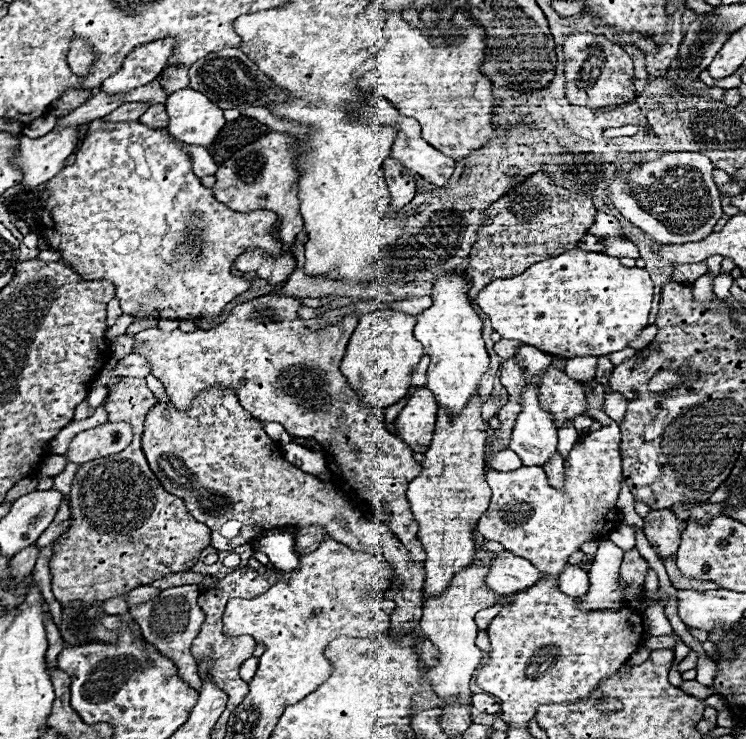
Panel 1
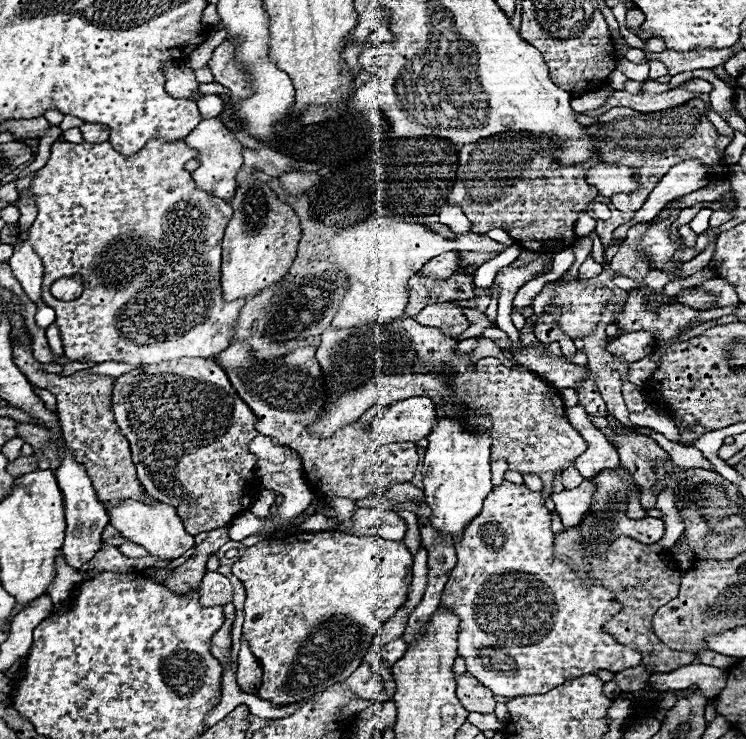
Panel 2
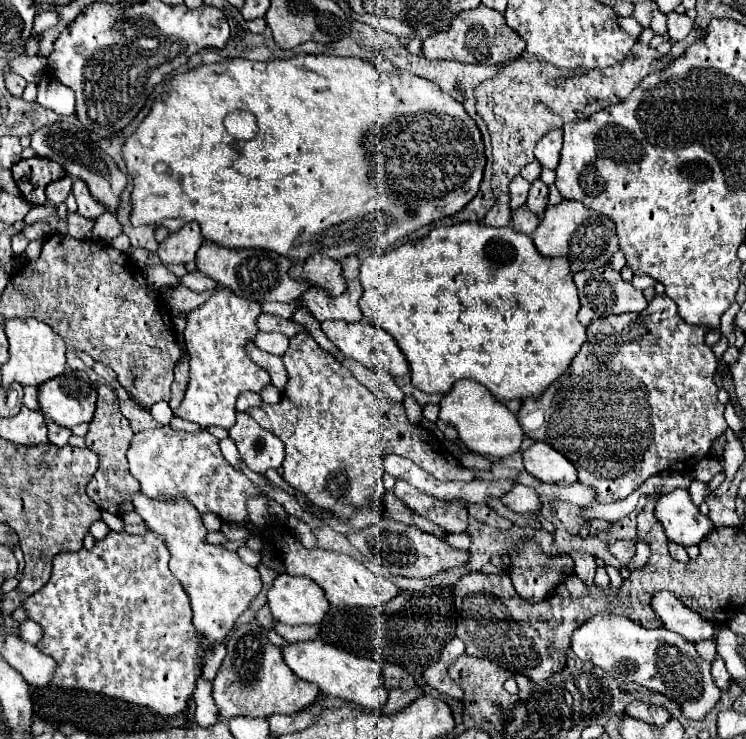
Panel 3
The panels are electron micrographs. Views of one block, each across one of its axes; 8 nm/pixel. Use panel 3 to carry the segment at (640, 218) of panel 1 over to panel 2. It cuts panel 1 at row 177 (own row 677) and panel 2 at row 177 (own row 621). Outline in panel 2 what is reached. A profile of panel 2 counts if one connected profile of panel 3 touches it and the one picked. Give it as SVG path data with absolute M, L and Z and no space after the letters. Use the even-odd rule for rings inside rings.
M598 164L586 174L588 184L596 186L602 196L612 196L616 192L632 192L636 190L636 180L634 180L634 170L626 166L604 166Z

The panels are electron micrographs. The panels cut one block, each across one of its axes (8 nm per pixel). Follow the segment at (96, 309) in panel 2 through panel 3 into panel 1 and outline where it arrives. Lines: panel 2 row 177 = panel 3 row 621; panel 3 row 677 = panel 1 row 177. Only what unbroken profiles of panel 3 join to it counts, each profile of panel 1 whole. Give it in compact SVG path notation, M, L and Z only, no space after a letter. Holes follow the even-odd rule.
M92 120L90 132L86 134L86 138L82 140L82 146L76 152L76 162L72 166L66 166L60 174L56 174L46 184L46 190L42 192L40 202L42 202L42 210L38 210L36 228L38 228L40 236L48 242L50 250L58 252L60 260L64 264L68 264L78 276L82 276L82 280L108 280L108 282L112 282L116 288L116 298L120 300L122 312L130 314L136 320L170 318L170 320L208 320L208 322L212 322L224 314L224 308L228 302L232 302L236 296L240 296L242 292L246 292L250 288L248 278L234 274L234 268L232 268L234 260L252 248L260 248L268 256L280 256L280 252L282 252L282 244L274 238L274 228L272 228L276 224L274 212L254 210L254 212L242 214L242 212L234 212L226 204L218 202L212 194L212 188L202 186L200 178L194 176L190 158L188 158L186 150L180 146L180 142L174 140L164 128L152 130L140 122L110 124L110 122L102 122L102 120Z

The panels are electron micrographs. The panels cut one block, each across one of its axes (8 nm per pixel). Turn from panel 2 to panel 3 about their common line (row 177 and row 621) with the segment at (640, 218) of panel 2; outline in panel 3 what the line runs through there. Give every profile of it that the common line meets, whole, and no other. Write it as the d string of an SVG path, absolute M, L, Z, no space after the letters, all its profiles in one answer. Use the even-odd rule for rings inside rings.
M656 592L652 606L670 632L676 632L692 642L714 638L714 624L696 616L696 612L684 606L672 592Z

